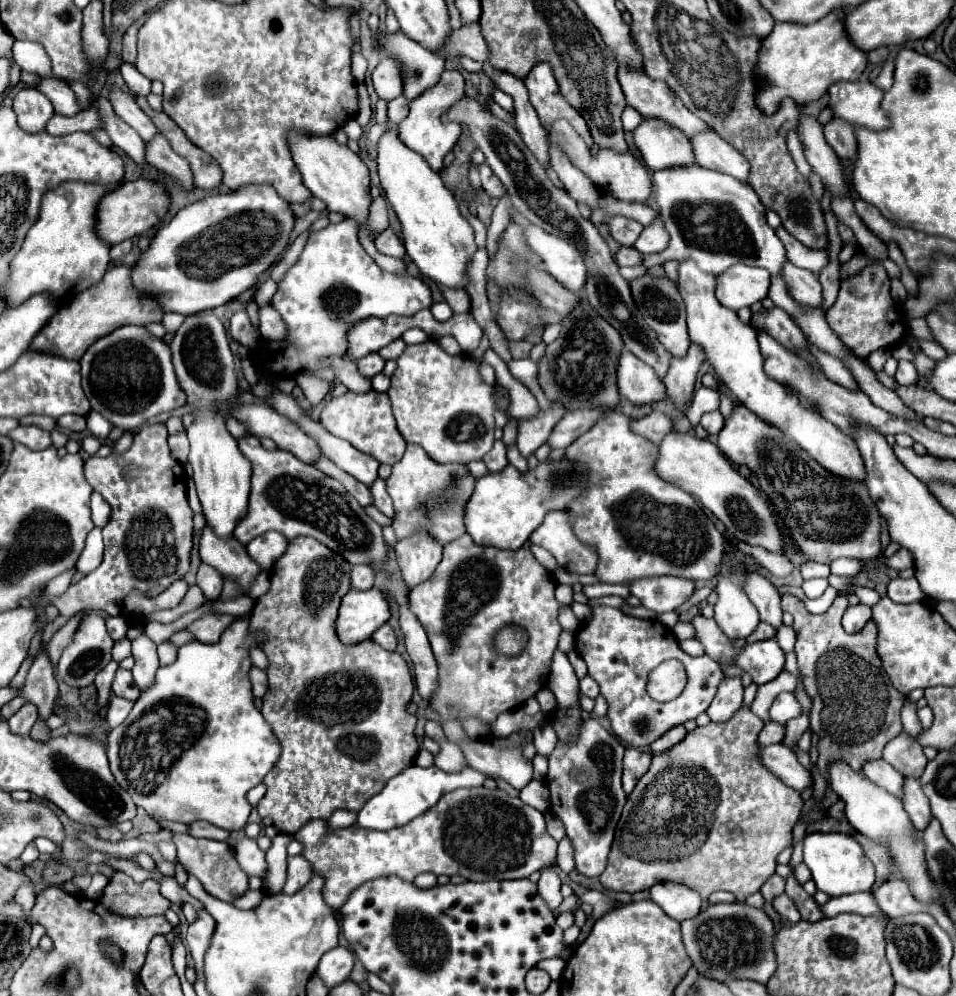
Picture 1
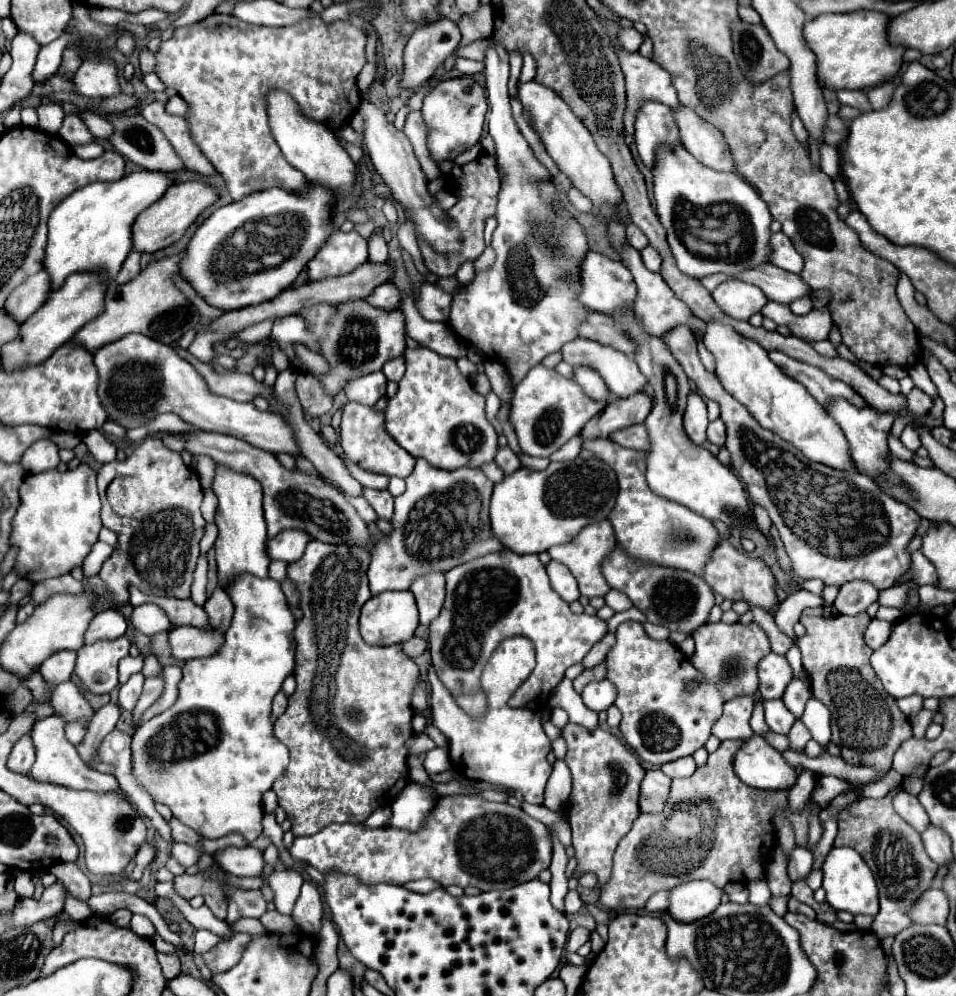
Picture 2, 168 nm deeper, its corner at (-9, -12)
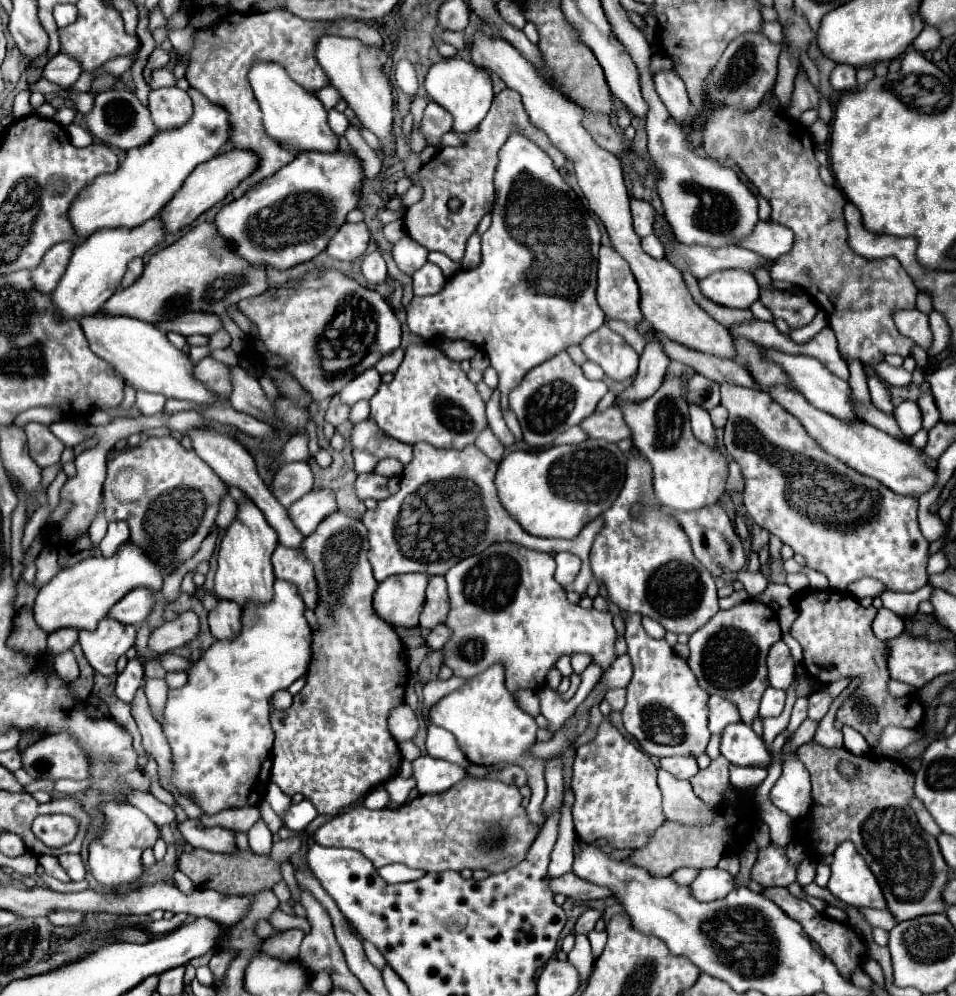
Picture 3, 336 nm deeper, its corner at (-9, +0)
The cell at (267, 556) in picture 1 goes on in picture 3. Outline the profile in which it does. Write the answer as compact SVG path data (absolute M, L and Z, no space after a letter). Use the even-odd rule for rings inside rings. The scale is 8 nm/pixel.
M312 490L288 508L288 516L302 536L310 536L316 526L336 510L336 500L330 490Z

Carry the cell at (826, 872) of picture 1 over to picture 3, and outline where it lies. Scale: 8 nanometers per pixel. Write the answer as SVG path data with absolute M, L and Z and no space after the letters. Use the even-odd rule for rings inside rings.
M842 842L832 856L834 862L830 864L832 876L828 890L838 900L850 906L886 908L878 880L866 866L866 860L856 852L852 842Z

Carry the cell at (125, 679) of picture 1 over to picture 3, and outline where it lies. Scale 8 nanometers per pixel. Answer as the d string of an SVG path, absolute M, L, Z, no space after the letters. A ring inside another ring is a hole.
M138 658L128 660L128 666L124 668L122 674L118 674L118 682L116 682L116 696L122 702L132 702L134 692L138 690L138 686L144 682L144 666Z

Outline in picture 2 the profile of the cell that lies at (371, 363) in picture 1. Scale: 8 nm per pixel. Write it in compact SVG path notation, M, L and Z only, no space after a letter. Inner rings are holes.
M382 372L366 374L350 384L346 384L344 394L350 402L358 402L364 406L374 406L380 398L386 396L386 376Z

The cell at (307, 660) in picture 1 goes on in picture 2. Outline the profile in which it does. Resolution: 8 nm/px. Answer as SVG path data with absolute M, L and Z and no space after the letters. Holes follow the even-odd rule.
M312 540L304 552L304 556L292 564L288 564L288 578L296 582L298 590L302 592L300 598L300 610L302 610L302 620L298 620L296 630L294 630L294 638L296 638L296 682L298 688L294 692L294 696L288 698L288 708L286 712L274 722L274 736L288 748L290 752L290 762L286 766L286 772L282 774L282 778L278 778L272 786L272 790L278 796L278 804L286 810L288 818L292 818L292 832L294 836L310 836L314 832L320 832L322 828L326 828L332 822L364 822L376 808L380 806L390 806L390 802L398 796L398 790L402 790L402 786L406 786L406 740L412 736L412 690L416 686L418 680L418 666L406 656L402 654L400 644L392 644L392 646L372 646L366 644L360 636L358 630L358 616L362 610L362 604L372 596L370 588L368 588L368 578L366 578L366 570L370 564L370 550L362 550L360 546L334 546L334 544L324 544L324 542L316 542Z

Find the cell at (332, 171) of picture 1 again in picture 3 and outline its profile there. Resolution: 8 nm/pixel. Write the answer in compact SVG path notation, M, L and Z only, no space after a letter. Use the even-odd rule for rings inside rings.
M262 62L252 66L250 84L254 90L256 100L262 106L262 120L266 132L278 140L280 144L286 144L288 148L296 152L324 152L332 154L338 150L338 136L328 126L328 112L324 110L322 102L306 92L302 86L298 86L282 66L274 62Z

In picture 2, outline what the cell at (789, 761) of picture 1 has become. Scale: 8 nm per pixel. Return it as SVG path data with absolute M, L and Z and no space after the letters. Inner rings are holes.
M752 736L740 746L734 772L744 784L762 790L792 788L796 782L794 768L762 736Z

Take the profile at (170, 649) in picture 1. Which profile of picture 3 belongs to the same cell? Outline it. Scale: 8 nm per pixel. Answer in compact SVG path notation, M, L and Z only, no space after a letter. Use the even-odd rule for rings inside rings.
M168 672L166 674L166 684L168 688L182 688L186 684L186 672Z

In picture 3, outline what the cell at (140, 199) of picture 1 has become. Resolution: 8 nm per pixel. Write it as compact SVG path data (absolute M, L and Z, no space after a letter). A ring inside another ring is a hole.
M228 150L220 156L214 156L212 160L200 164L182 184L182 188L174 194L174 198L164 206L164 210L160 212L160 220L164 222L164 230L174 234L186 226L190 226L202 212L206 212L208 208L212 208L214 204L218 204L220 200L226 198L228 192L234 190L234 186L250 176L250 172L258 166L258 158L256 154L248 152L248 150Z

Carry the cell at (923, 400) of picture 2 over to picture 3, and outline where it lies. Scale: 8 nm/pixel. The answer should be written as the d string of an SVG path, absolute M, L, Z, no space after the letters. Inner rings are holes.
M930 392L920 394L920 398L916 400L916 404L918 404L918 406L920 406L920 410L922 410L924 428L926 428L926 430L930 430L930 428L940 420L940 412L938 412L938 408L936 408L936 402L934 402L932 394L930 394Z

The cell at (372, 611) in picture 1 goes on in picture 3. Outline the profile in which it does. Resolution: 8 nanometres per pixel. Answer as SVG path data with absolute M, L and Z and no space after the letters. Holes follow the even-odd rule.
M400 574L386 578L374 592L374 612L394 628L418 626L428 578L430 576L426 574Z

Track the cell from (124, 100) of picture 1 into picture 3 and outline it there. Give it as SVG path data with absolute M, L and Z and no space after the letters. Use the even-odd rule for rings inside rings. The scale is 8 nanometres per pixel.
M56 54L44 68L42 76L48 78L50 82L56 82L64 88L68 88L70 84L74 84L78 80L78 76L82 74L82 66L78 60L70 58L68 54Z

